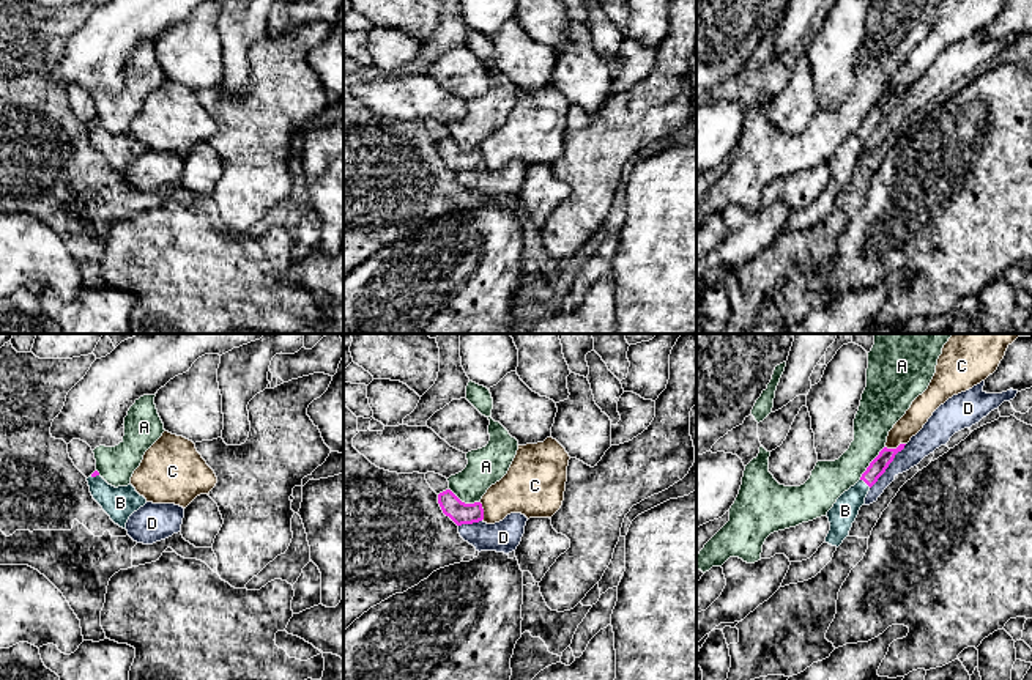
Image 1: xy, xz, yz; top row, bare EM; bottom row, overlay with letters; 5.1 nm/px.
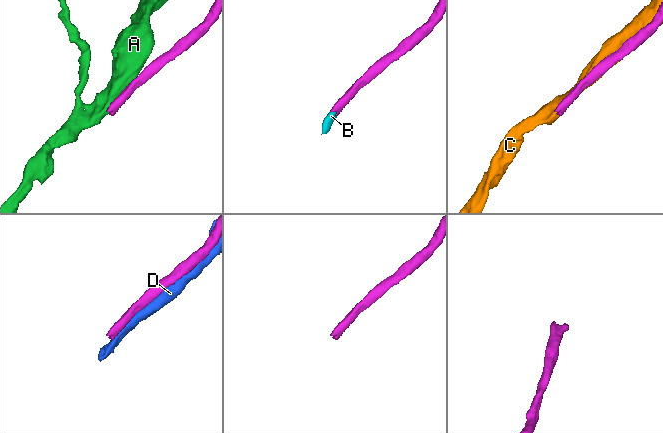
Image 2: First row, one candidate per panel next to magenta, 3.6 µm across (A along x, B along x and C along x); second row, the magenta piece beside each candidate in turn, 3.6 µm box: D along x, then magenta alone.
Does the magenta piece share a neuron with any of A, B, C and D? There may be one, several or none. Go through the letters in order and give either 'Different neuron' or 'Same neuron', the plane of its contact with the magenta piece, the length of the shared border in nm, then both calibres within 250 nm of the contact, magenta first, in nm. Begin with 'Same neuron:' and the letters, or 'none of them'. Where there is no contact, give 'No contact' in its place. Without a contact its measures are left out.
Same neuron: B
A: Different neuron. Touches magenta in yz. Shared border 220 nm. Thickness 90 nm (magenta) against 200 nm
B: Same neuron. Touches magenta in yz. Shared border 70 nm. Thickness 90 nm (magenta) against 140 nm
C: Different neuron. Touches magenta in yz. Shared border 110 nm. Thickness 90 nm (magenta) against 120 nm
D: Different neuron. Touches magenta in yz. Shared border 300 nm. Thickness 90 nm (magenta) against 120 nm

